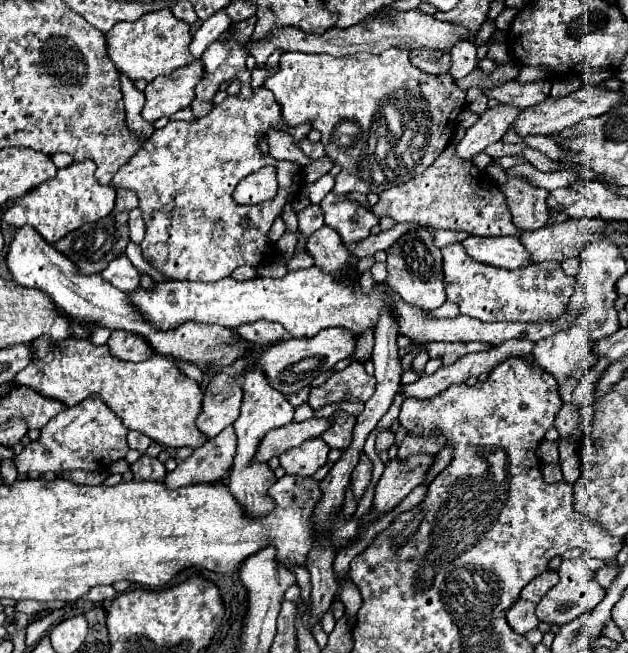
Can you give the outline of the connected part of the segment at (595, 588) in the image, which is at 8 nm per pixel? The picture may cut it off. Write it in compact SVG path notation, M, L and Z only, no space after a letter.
M582 558L562 560L558 574L560 574L560 582L552 590L548 590L548 594L536 606L536 616L542 622L562 626L562 624L578 618L578 616L590 612L592 608L596 608L598 602L602 602L602 598L606 596L606 590L598 584L594 572L588 568L588 564Z

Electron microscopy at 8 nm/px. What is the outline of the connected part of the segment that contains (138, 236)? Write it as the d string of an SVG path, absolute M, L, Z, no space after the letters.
M138 208L130 212L128 228L130 228L130 238L132 238L136 244L140 244L140 242L142 242L142 236L144 236L144 220L142 220Z

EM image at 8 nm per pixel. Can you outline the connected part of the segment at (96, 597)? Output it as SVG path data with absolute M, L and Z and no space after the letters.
M94 586L94 588L86 594L86 598L88 598L90 602L94 602L94 604L104 602L104 600L112 600L114 596L116 596L116 592L114 592L112 586Z

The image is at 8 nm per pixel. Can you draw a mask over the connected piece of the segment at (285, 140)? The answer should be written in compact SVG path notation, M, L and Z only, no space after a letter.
M280 130L268 132L268 148L270 148L270 154L278 160L292 160L300 166L310 164L310 160L304 156L304 152L292 144L292 138L288 134L282 134Z

